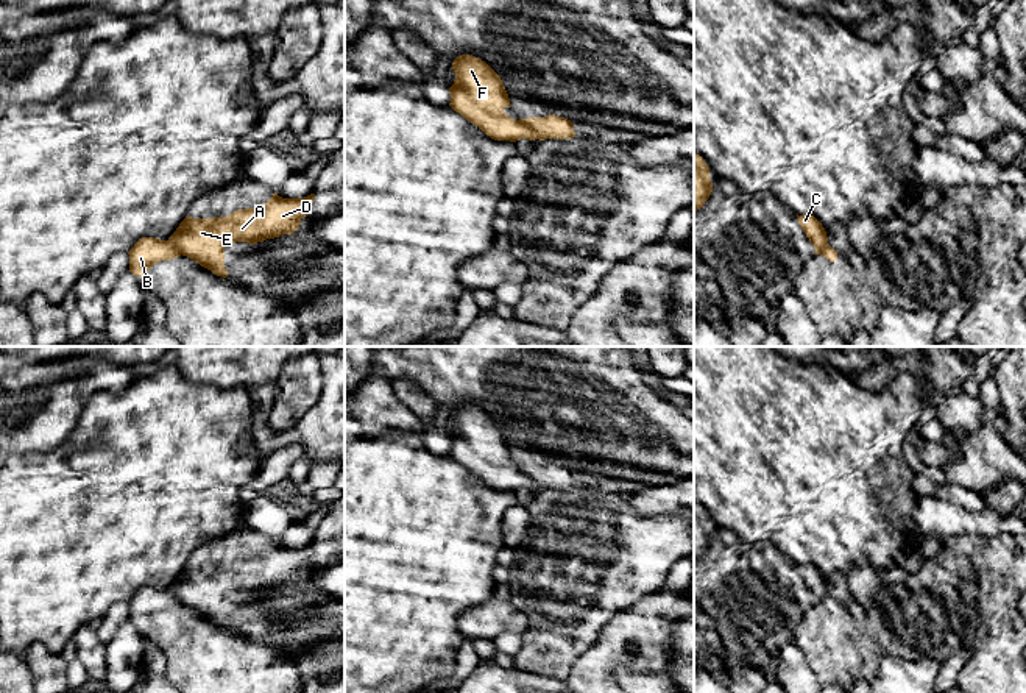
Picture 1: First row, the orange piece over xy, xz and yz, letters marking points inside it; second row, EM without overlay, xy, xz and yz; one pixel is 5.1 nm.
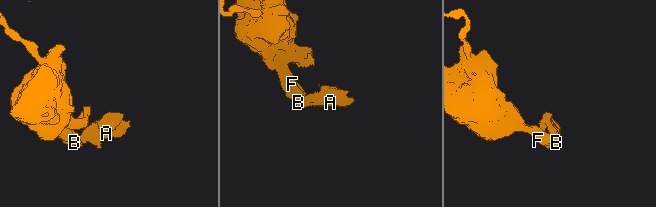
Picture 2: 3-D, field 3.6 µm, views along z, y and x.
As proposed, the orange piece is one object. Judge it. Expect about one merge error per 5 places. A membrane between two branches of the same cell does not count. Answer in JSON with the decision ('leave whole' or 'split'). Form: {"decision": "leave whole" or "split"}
{"decision": "split"}

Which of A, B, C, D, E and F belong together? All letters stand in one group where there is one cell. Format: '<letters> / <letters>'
A C D E / B F

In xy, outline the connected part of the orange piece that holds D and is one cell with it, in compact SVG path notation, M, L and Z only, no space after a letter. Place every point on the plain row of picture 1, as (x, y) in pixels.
M315 543L304 548L273 546L254 557L239 559L226 567L186 567L168 592L182 604L214 624L226 627L225 596L234 592L257 593L293 584L301 568L310 563Z

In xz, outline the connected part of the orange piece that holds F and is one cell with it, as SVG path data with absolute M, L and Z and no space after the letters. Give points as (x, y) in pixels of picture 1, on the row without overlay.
M472 404L457 406L451 417L455 423L454 434L449 437L449 456L463 465L468 471L479 476L486 485L494 490L516 492L519 489L544 490L522 471L508 467L504 459L510 457L508 443L502 434L501 426L482 409Z

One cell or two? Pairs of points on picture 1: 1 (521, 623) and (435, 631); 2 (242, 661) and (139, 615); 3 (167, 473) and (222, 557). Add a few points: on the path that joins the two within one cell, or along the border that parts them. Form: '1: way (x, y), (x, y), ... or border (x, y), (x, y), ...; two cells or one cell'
1: border (484, 603), (460, 615), (462, 637); two cells
2: way (217, 657), (205, 657), (164, 620); one cell
3: border (244, 523), (203, 542), (189, 556), (186, 564); two cells

